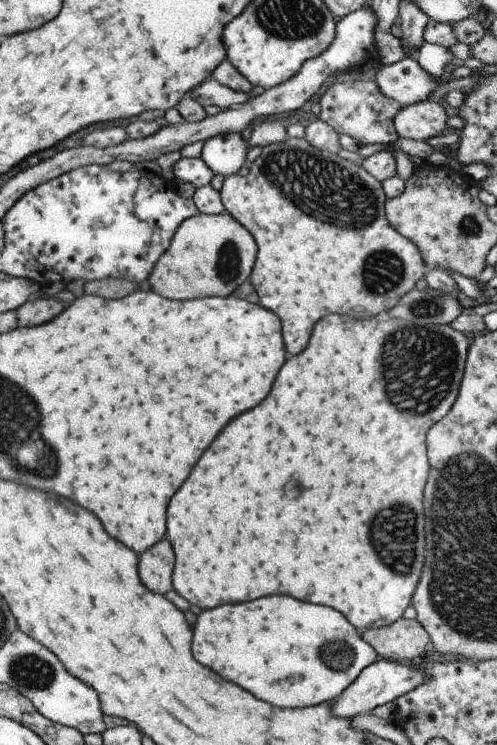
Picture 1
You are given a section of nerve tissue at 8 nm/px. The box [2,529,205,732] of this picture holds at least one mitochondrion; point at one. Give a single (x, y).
(32, 671)

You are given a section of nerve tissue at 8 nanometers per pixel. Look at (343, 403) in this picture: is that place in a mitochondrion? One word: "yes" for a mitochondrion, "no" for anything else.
no

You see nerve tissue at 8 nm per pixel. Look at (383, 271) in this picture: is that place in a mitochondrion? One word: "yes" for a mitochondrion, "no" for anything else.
yes

